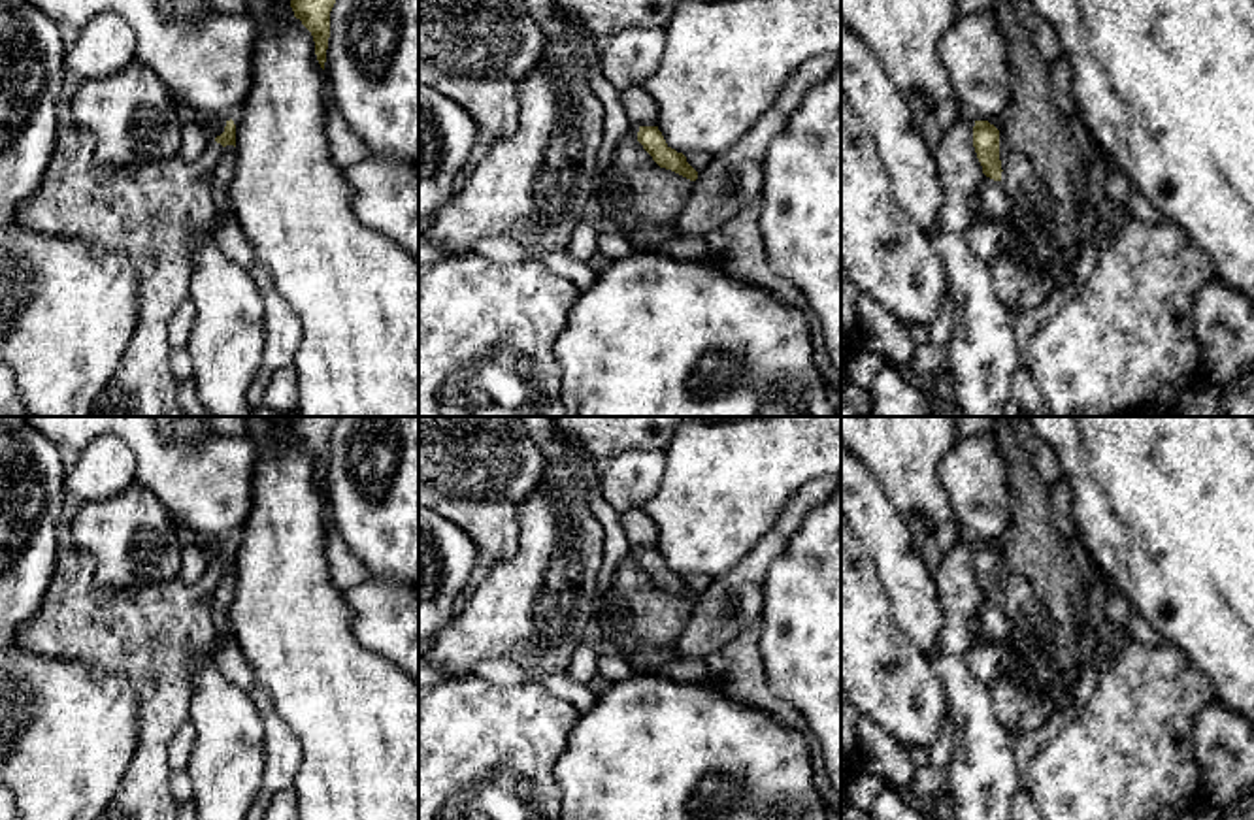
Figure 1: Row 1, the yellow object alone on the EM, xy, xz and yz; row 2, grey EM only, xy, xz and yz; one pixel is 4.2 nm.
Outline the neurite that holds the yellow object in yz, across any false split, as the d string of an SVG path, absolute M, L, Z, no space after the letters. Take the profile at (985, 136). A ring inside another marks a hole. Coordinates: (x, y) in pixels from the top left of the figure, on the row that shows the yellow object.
M975 121L973 147L984 173L979 185L979 215L996 221L1003 232L1013 232L1015 209L1001 185L999 130L988 121Z

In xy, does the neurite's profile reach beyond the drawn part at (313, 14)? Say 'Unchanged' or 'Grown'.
Unchanged

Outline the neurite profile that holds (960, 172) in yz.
M962 113L943 134L933 158L945 194L935 226L943 232L965 232L979 215L982 166L973 147L975 121Z

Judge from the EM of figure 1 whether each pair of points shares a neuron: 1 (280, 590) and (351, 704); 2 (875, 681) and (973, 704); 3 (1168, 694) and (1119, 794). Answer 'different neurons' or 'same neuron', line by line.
1: same neuron
2: different neurons
3: same neuron

